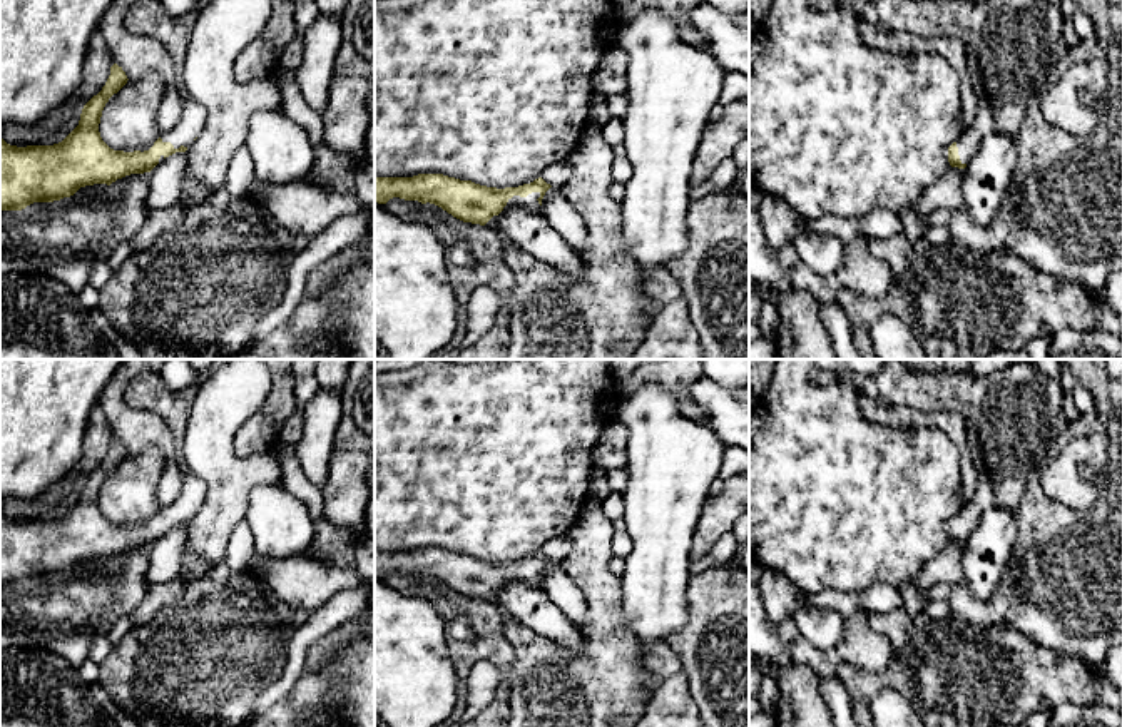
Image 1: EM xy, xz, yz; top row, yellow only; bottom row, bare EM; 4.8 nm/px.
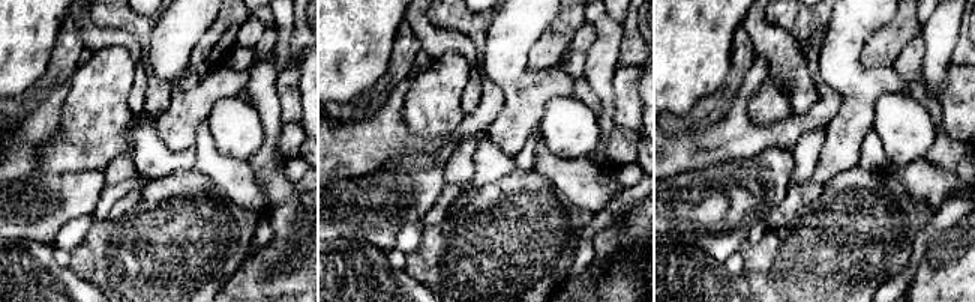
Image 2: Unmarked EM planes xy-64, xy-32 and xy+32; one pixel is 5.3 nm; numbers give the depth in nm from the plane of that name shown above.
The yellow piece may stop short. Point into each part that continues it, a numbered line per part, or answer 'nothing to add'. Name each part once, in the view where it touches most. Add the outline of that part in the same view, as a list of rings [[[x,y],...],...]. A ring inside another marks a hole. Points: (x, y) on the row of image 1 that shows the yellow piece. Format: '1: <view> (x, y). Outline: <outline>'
1: xz (530, 201). Outline: [[[532,192],[527,197],[513,196],[512,199],[508,199],[503,211],[507,211],[510,207],[525,207],[525,209],[530,209],[533,212],[540,212],[540,204],[537,201],[538,197],[540,197],[540,192]]]

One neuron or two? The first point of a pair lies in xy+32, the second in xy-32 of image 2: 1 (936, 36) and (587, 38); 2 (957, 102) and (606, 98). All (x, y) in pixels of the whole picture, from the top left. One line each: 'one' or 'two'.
1: two
2: two

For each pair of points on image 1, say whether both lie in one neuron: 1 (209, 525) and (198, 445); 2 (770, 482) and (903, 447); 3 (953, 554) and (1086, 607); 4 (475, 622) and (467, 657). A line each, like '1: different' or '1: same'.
1: same
2: same
3: different
4: same

